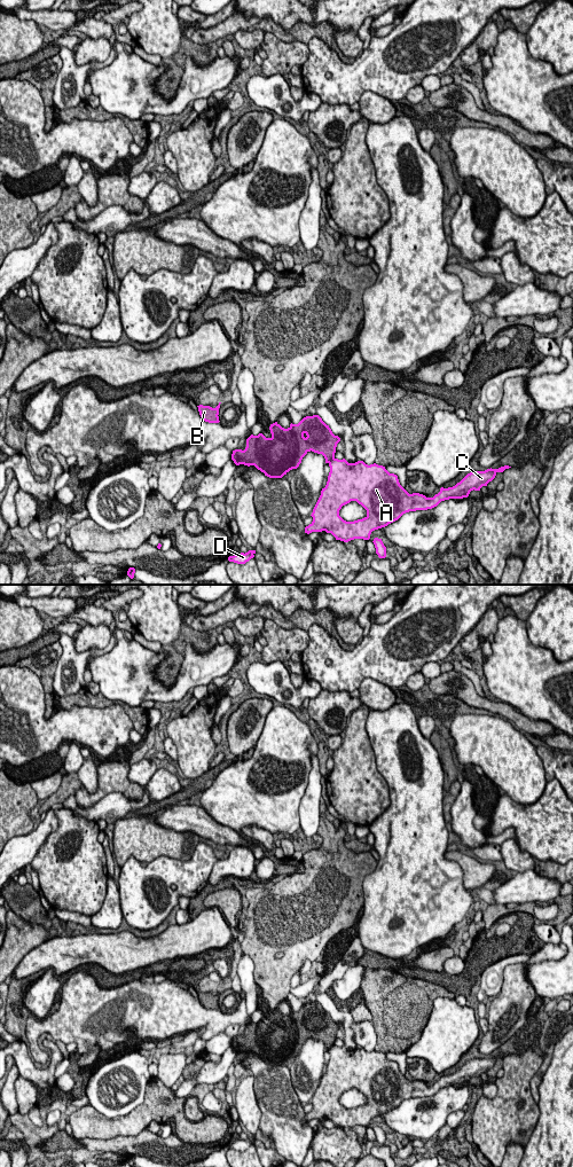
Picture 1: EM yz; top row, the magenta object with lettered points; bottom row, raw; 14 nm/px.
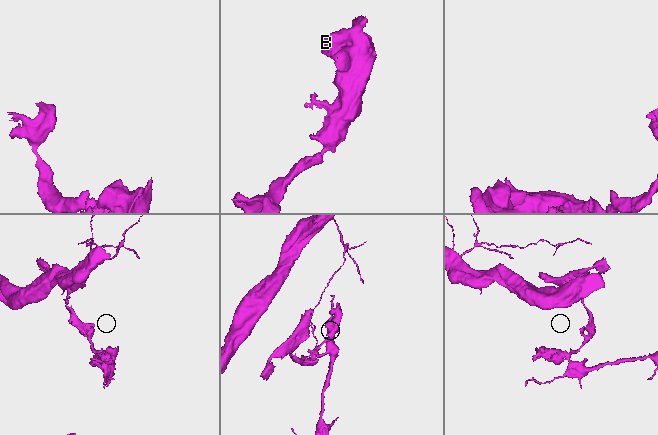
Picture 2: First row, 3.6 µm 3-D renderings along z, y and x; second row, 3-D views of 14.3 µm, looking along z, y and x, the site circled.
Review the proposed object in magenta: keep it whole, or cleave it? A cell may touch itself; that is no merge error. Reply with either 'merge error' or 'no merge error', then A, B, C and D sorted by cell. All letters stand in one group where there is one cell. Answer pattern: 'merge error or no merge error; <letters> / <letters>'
merge error; A C D / B

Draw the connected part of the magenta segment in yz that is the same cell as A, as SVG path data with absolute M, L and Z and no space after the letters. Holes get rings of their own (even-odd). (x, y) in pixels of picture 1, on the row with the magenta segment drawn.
M332 459L329 462L330 472L324 488L313 509L313 522L305 527L305 533L312 532L331 533L336 540L348 542L354 539L369 540L372 531L387 526L398 520L403 514L416 510L427 510L437 507L441 501L449 499L468 498L471 491L480 491L487 486L497 472L503 472L511 467L504 465L499 469L487 469L485 471L472 471L468 473L460 483L453 487L440 488L440 492L433 498L426 498L419 493L409 494L399 483L398 476L390 473L385 467L366 464L363 461L348 463L345 459ZM356 501L367 510L367 516L354 522L346 522L339 516L343 506Z

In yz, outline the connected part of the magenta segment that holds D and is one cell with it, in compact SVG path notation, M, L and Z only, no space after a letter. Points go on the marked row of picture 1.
M249 550L248 553L241 553L241 554L236 554L234 556L229 556L228 561L229 562L234 562L237 564L245 564L246 562L249 562L251 558L254 557L256 550Z

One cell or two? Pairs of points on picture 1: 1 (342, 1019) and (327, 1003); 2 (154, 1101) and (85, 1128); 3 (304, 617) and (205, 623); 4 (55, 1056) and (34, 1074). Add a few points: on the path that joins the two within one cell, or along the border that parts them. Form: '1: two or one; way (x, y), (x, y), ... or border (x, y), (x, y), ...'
1: one; way (338, 1016), (330, 1007)
2: one; way (136, 1118), (130, 1125), (102, 1127)
3: one; way (280, 619), (256, 611), (229, 613)
4: one; way (53, 1063), (41, 1074)

